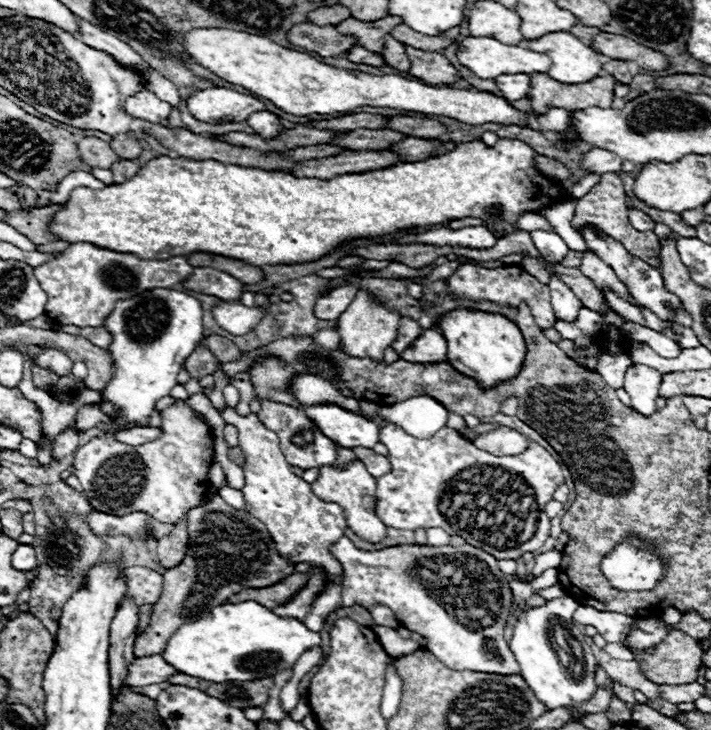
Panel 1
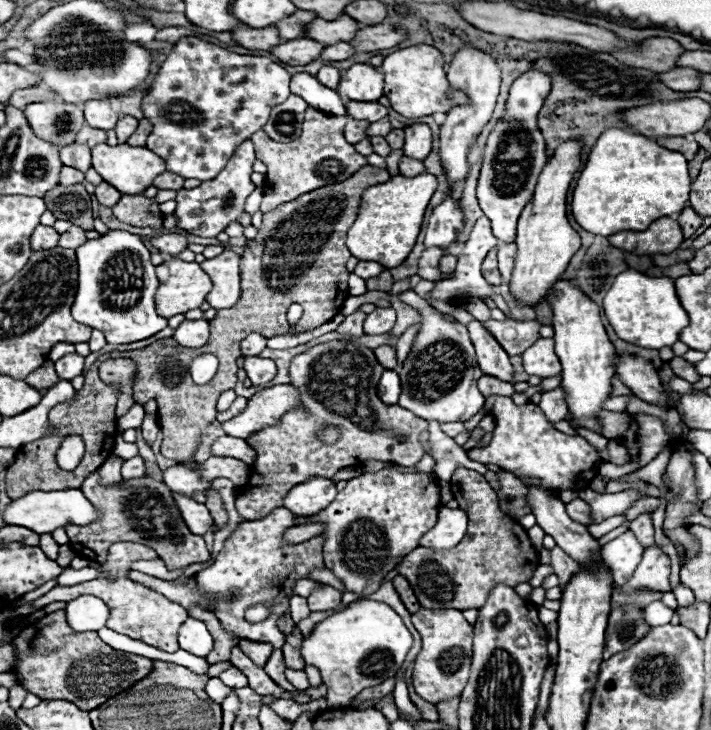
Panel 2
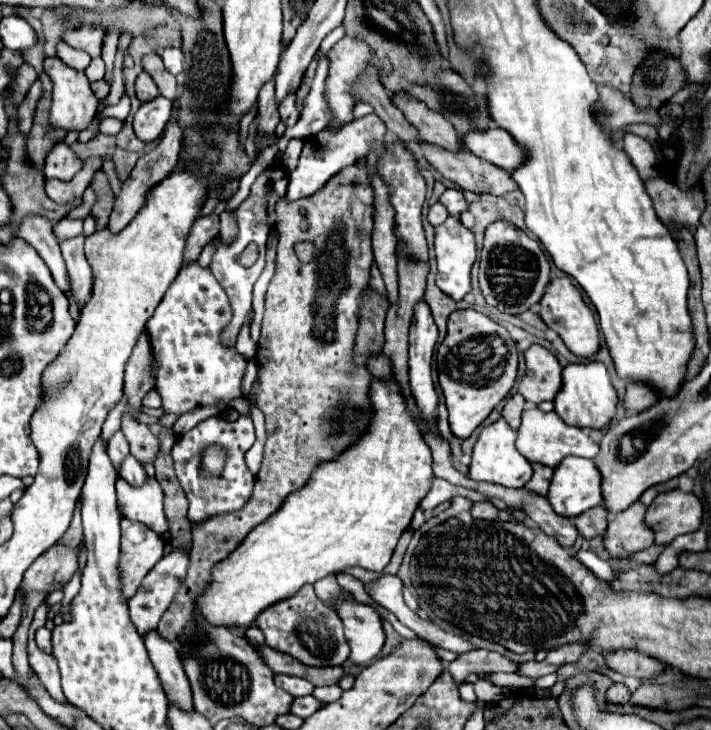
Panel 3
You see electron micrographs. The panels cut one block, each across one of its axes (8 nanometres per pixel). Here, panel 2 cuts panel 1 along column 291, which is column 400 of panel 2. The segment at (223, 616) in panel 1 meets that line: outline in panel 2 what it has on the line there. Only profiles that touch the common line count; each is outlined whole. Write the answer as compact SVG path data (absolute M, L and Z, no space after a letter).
M358 600L346 610L322 620L302 644L302 658L320 670L322 682L328 686L328 708L348 706L350 700L364 688L378 686L402 668L412 634L402 618L384 602Z

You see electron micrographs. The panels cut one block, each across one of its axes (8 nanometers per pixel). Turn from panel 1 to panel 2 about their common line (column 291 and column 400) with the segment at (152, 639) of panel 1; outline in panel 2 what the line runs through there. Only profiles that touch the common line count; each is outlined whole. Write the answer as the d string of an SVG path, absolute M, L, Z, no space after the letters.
M458 466L450 484L460 508L468 512L468 532L464 540L452 550L430 550L418 546L404 556L396 570L410 582L420 606L424 608L480 608L496 584L508 584L514 588L528 582L540 566L540 556L526 530L498 508L496 492L482 474Z

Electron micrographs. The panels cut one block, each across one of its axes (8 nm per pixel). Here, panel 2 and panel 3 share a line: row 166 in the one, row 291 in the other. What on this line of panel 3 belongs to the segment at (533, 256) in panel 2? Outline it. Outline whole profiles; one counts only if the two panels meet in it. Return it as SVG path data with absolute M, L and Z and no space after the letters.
M570 278L550 280L544 290L542 300L536 306L536 312L548 328L558 332L558 336L564 340L564 344L568 346L570 352L574 352L576 356L582 356L582 358L590 358L596 354L596 350L600 346L600 334L598 334L594 312L586 306L586 302L580 296L582 296L580 290L570 282Z

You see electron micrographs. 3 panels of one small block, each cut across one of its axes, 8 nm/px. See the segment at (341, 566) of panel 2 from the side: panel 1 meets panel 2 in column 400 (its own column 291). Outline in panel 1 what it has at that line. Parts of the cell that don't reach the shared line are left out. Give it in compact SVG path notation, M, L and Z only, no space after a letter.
M226 406L222 418L226 424L234 424L238 428L240 448L244 452L244 466L242 468L244 468L246 484L242 488L242 494L244 494L246 510L254 518L262 520L262 524L266 524L270 536L276 542L280 556L286 556L286 558L294 560L296 564L310 562L312 566L322 566L332 578L332 584L328 586L328 590L324 594L318 596L318 600L314 602L314 606L306 618L306 626L312 632L320 632L322 618L326 618L332 610L336 610L338 602L340 602L344 572L342 572L342 566L338 564L338 560L334 560L334 556L330 556L328 548L338 538L342 538L344 530L348 528L344 512L338 504L330 504L330 502L324 502L318 496L314 496L310 484L292 474L290 464L286 462L282 450L280 450L278 434L268 430L258 420L256 414L242 418L234 412L234 408Z

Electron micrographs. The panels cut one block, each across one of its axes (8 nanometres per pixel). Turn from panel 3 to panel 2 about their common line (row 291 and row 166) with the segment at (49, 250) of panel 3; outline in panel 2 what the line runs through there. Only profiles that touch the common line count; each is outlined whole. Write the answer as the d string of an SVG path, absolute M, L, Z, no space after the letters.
M68 166L60 168L60 184L78 184L78 182L84 182L84 174L80 170Z

